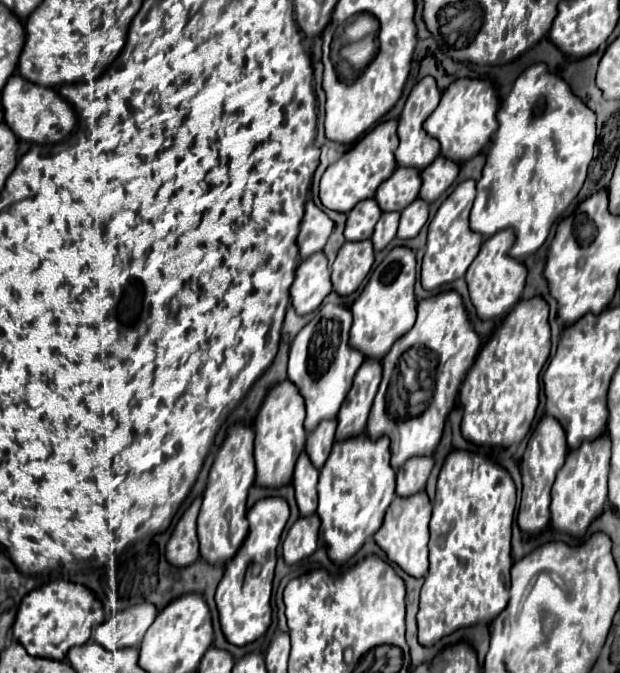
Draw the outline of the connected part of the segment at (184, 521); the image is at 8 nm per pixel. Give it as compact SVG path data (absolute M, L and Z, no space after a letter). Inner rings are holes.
M200 497L194 499L194 503L186 509L186 513L174 527L174 533L166 545L166 559L174 567L188 567L200 557L198 537L196 537L198 509L200 509Z

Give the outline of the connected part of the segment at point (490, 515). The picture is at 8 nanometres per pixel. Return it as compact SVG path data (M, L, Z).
M452 451L438 477L438 489L434 499L434 511L430 521L430 571L420 593L418 611L418 641L424 647L432 647L442 637L456 629L476 625L480 621L496 619L508 605L510 589L510 533L516 509L516 487L508 471L488 457Z

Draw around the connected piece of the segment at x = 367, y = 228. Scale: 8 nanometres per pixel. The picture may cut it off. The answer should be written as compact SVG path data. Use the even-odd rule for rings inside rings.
M374 199L360 201L350 213L346 221L346 241L364 241L374 233L374 225L378 223L382 211Z

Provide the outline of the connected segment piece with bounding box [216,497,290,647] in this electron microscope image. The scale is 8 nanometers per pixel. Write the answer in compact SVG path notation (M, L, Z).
M266 497L260 499L250 511L250 533L242 545L242 549L226 563L224 577L216 591L216 605L220 613L222 633L232 645L244 647L258 637L262 637L272 623L272 579L276 567L276 547L280 543L280 535L290 517L290 509L286 499L282 497Z

